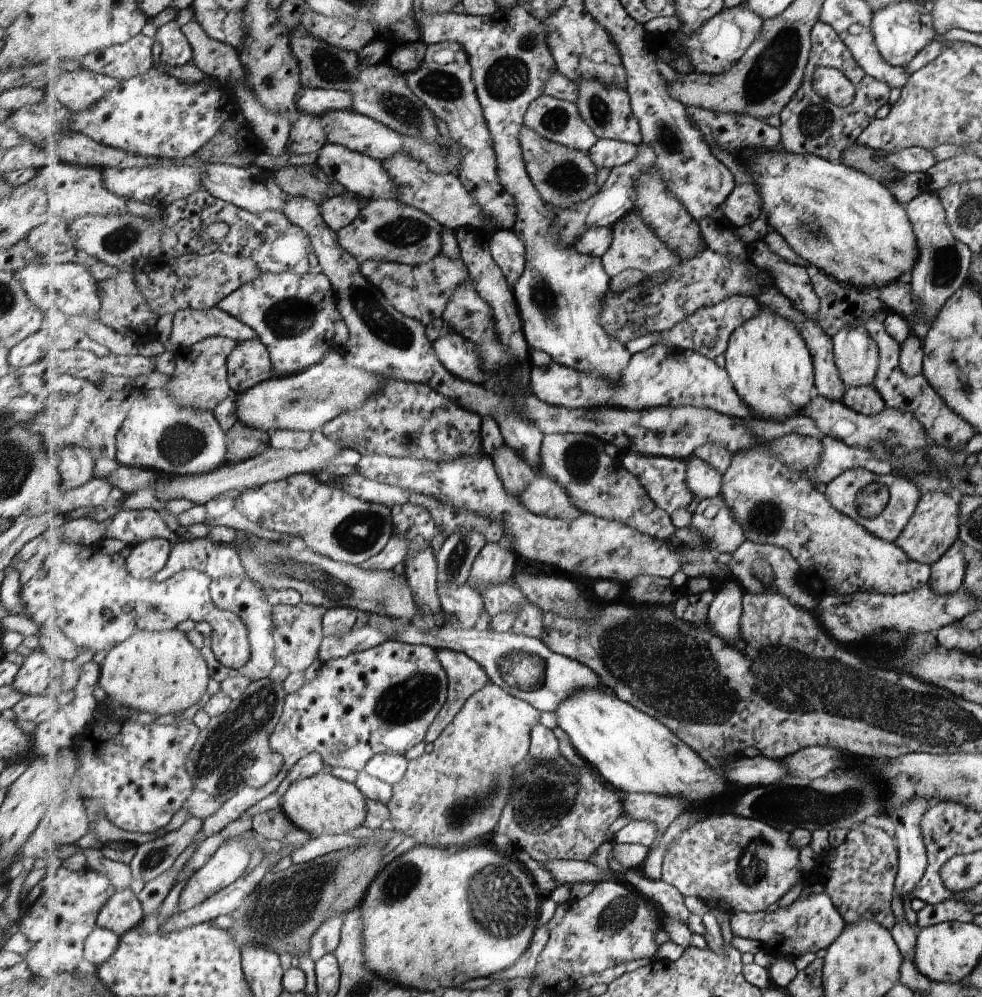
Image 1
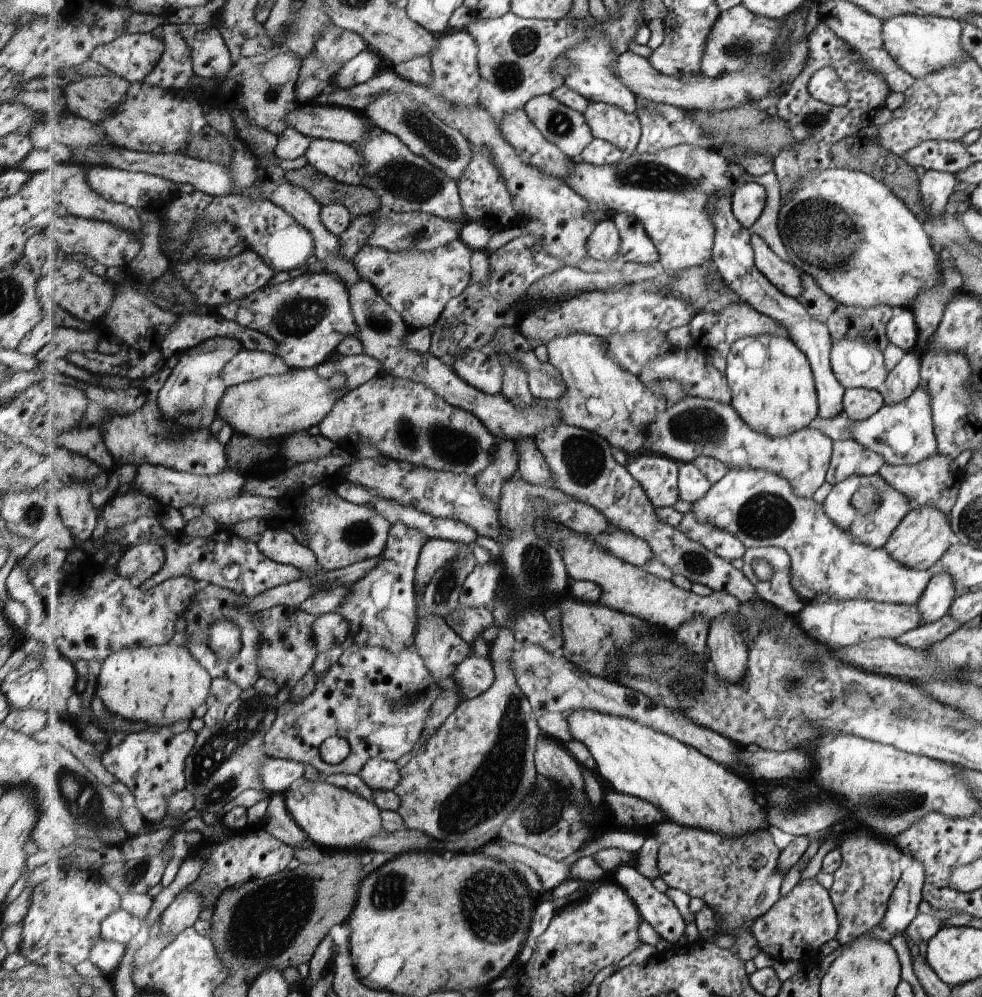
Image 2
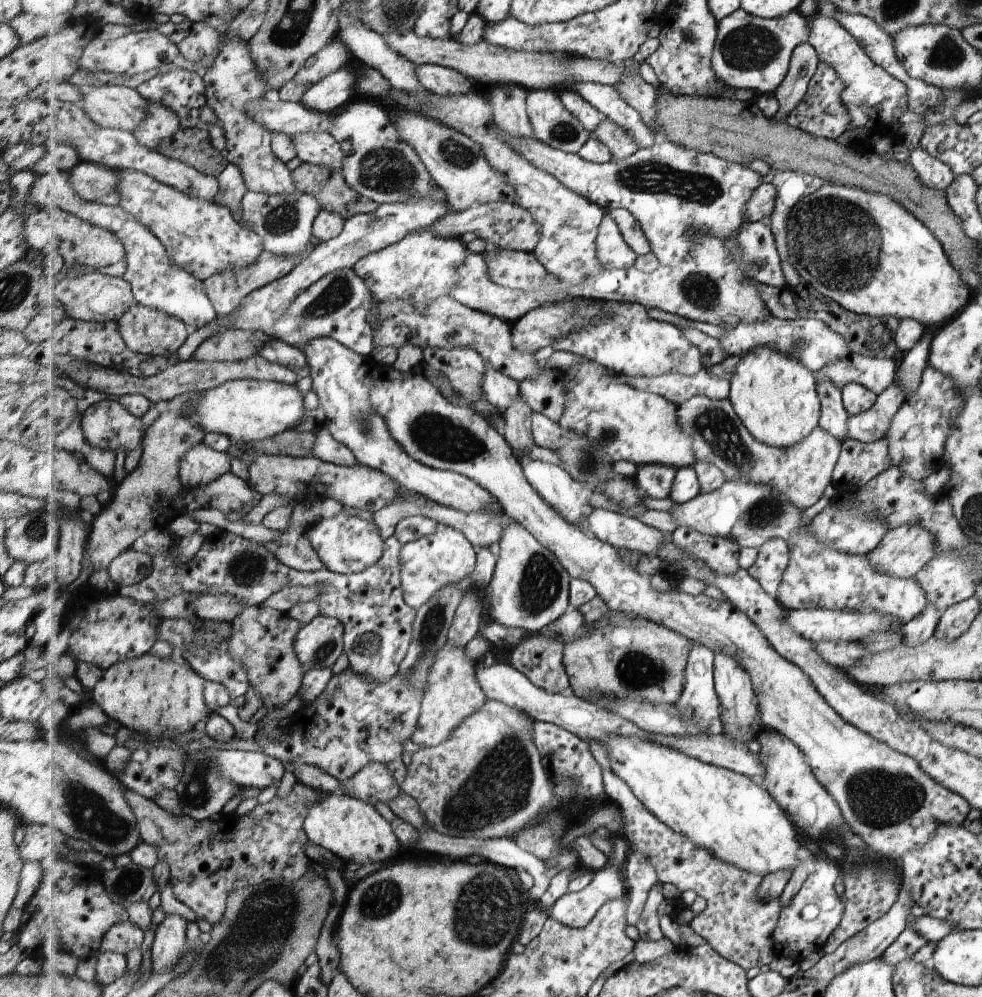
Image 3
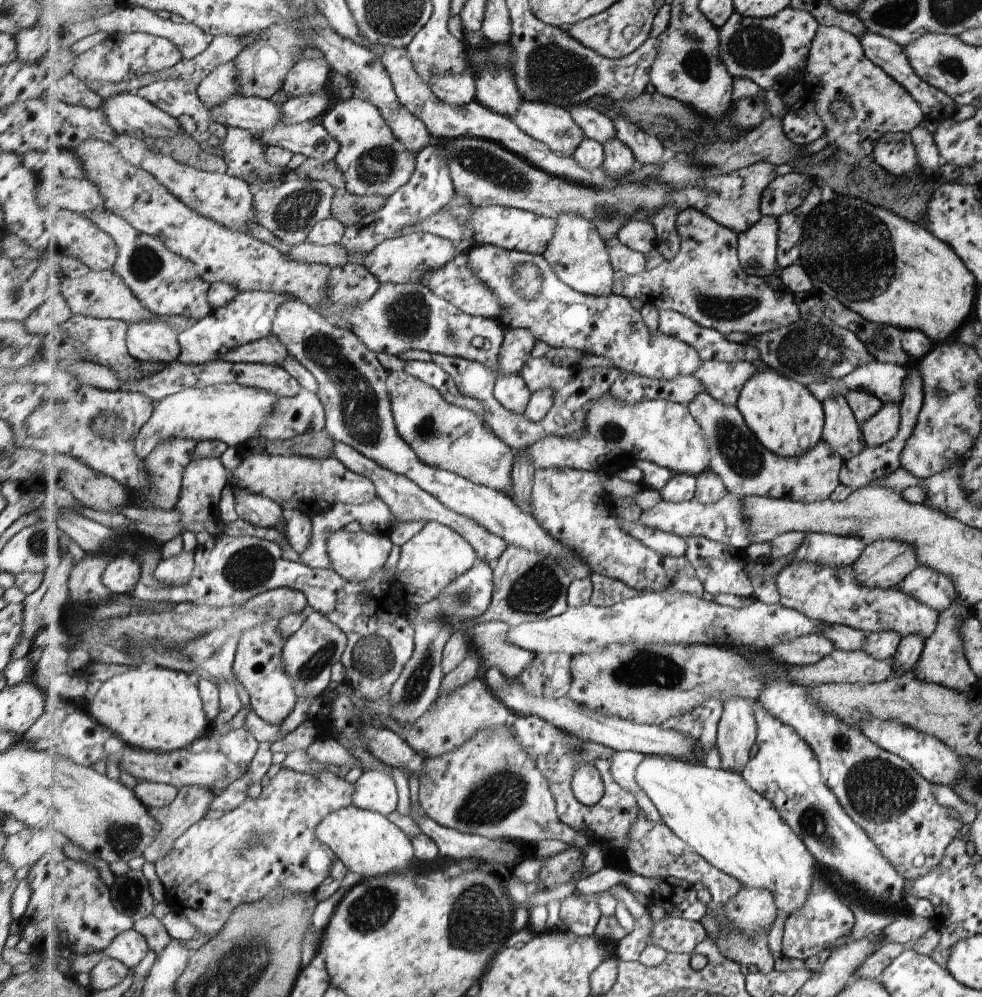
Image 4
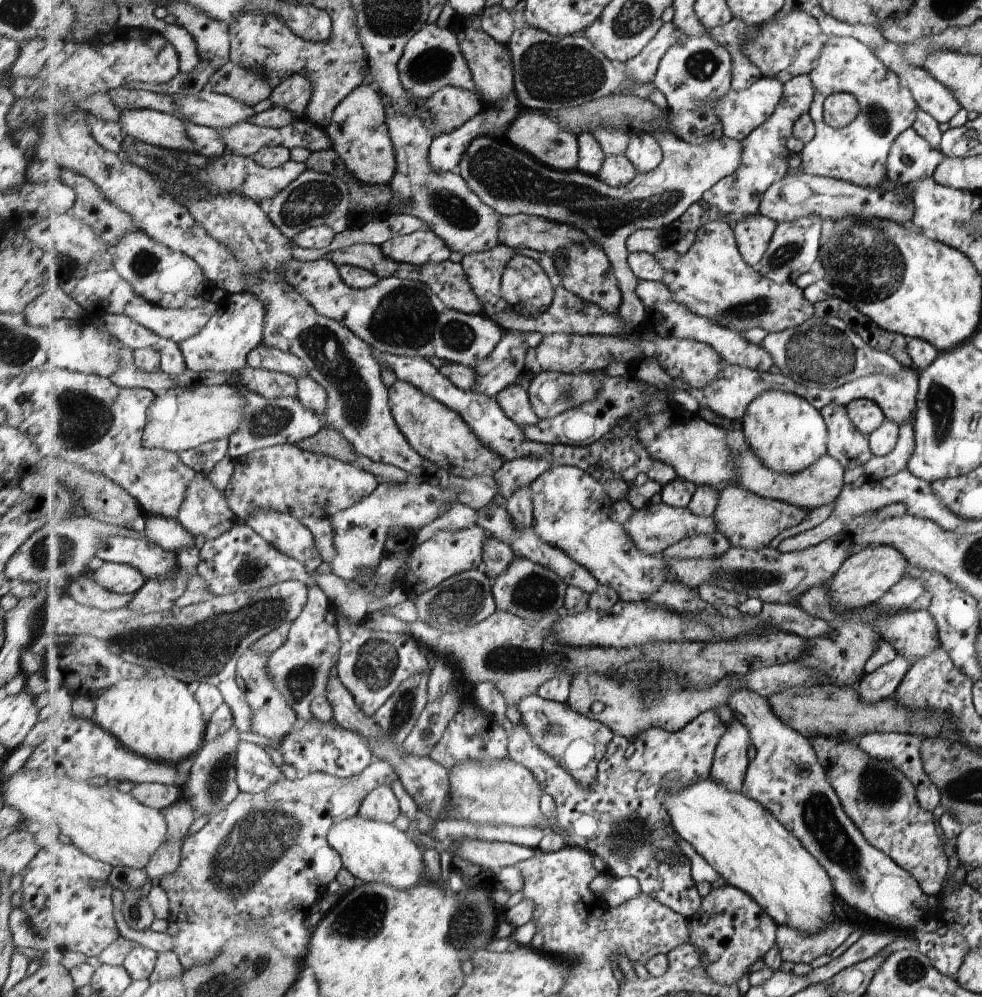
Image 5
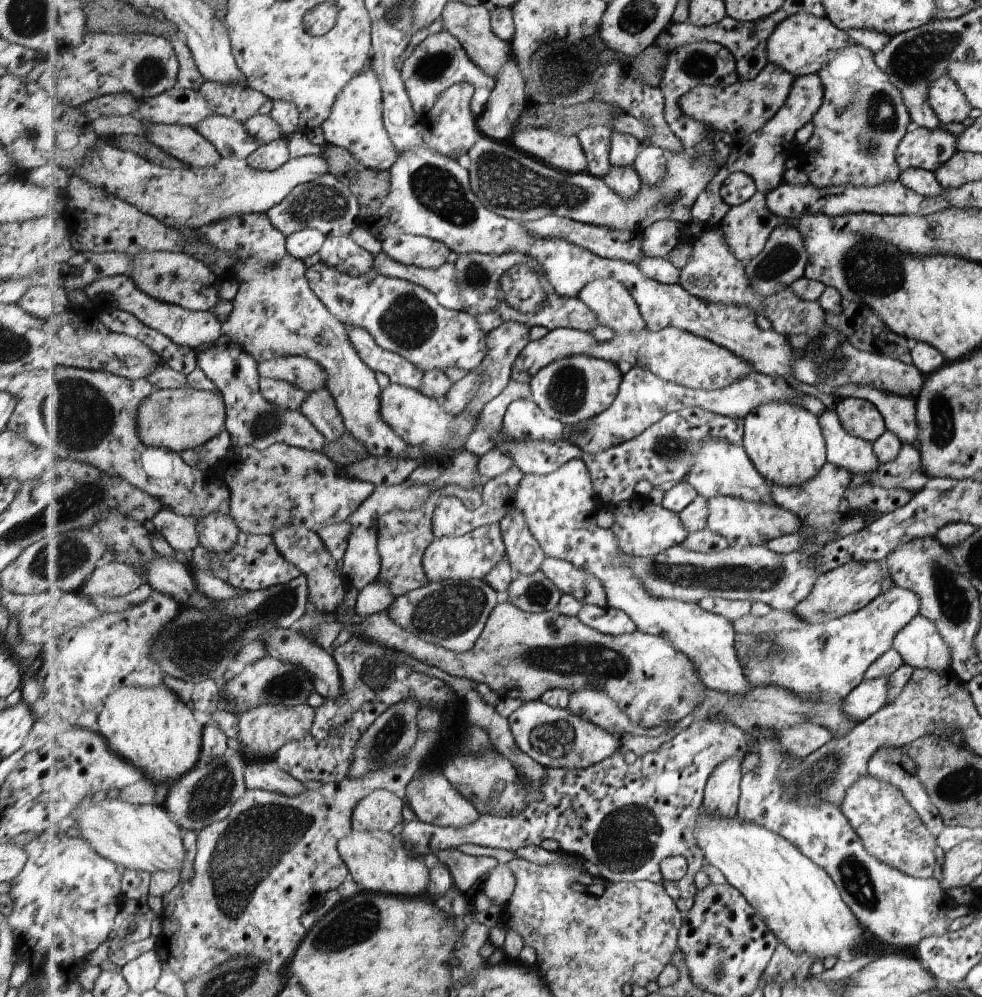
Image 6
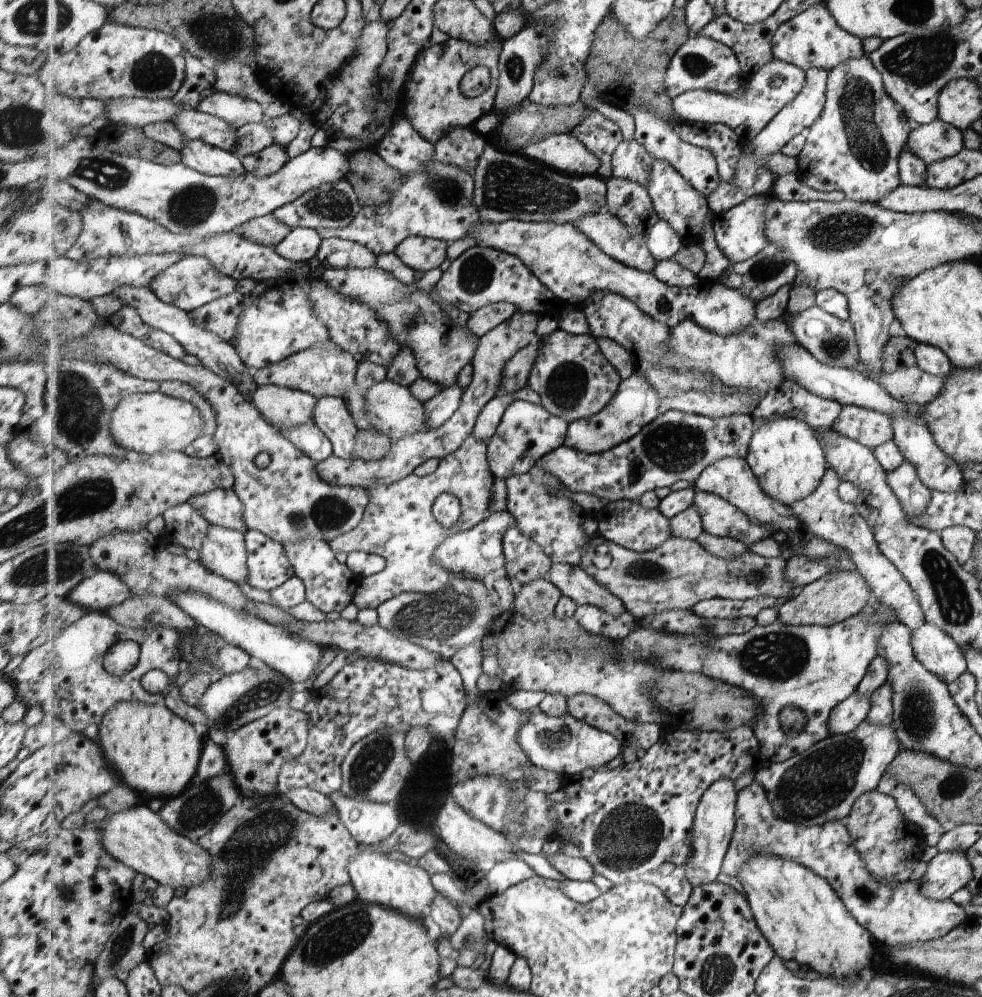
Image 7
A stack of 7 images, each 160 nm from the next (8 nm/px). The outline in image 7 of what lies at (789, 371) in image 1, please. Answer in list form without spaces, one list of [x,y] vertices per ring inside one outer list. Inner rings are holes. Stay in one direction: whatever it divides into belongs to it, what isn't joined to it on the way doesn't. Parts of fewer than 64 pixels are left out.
[[[791,416],[767,421],[750,442],[747,462],[763,490],[781,504],[791,506],[813,494],[826,475],[829,462],[816,429]]]

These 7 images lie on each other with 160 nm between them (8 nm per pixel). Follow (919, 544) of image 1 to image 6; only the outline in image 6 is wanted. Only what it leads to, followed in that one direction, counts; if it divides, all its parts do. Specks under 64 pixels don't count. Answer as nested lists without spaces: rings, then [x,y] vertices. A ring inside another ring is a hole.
[[[853,561],[835,570],[821,574],[814,590],[803,602],[793,610],[806,624],[826,623],[827,621],[857,612],[871,604],[882,594],[882,586],[887,572],[884,562]]]

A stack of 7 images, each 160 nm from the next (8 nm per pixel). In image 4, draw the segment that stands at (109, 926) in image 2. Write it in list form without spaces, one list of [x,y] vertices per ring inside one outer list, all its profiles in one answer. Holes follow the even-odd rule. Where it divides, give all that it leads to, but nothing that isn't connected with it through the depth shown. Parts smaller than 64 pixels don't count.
[[[135,928],[121,933],[106,948],[109,958],[123,962],[129,968],[137,968],[151,952],[148,940]]]

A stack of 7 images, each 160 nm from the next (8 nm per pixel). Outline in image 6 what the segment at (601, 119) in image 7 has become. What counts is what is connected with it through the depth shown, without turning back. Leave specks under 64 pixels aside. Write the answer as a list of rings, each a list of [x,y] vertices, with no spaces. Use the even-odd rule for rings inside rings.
[[[610,126],[585,127],[578,134],[588,158],[588,171],[605,178],[612,169],[610,148],[615,130]]]

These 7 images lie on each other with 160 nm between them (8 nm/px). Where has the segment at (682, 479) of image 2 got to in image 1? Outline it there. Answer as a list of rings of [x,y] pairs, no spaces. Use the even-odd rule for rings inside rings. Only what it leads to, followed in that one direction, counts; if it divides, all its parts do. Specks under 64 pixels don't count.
[[[696,456],[687,462],[689,466],[687,484],[689,484],[689,489],[695,494],[695,497],[707,500],[707,498],[720,496],[724,475],[719,470],[715,470],[711,464],[707,464]]]

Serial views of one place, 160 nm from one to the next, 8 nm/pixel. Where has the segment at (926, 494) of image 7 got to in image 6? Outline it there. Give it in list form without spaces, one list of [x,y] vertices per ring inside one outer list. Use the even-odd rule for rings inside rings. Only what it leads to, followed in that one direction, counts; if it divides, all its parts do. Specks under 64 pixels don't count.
[[[901,444],[898,455],[891,462],[880,463],[875,472],[855,476],[852,484],[858,487],[877,484],[888,489],[906,489],[912,496],[921,491],[929,480],[922,470],[921,454],[914,446]]]

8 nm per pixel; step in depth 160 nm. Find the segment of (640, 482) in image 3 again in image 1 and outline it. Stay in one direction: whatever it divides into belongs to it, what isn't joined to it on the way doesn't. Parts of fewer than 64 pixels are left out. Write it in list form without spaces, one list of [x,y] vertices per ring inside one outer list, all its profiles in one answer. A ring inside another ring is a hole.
[[[623,453],[620,463],[626,470],[629,470],[629,472],[639,478],[643,487],[650,493],[650,498],[660,508],[666,509],[669,513],[685,509],[685,506],[689,506],[695,500],[695,494],[691,492],[689,484],[687,484],[687,470],[689,470],[687,460],[637,453]]]

